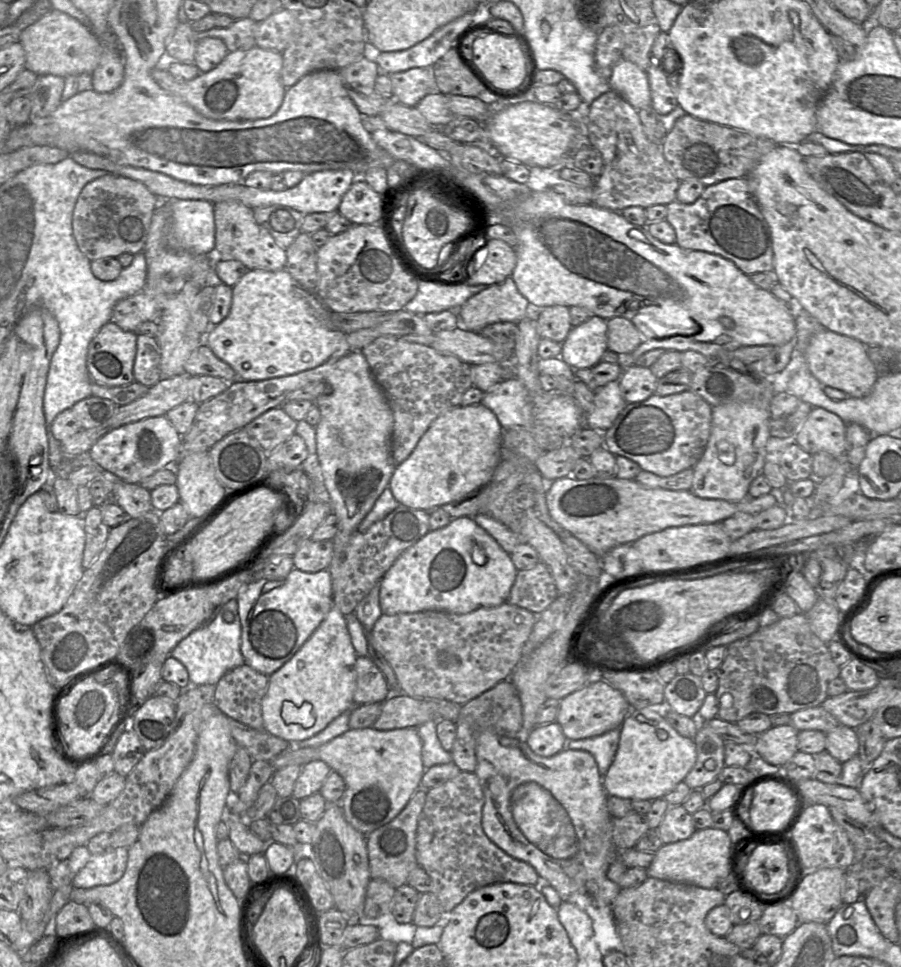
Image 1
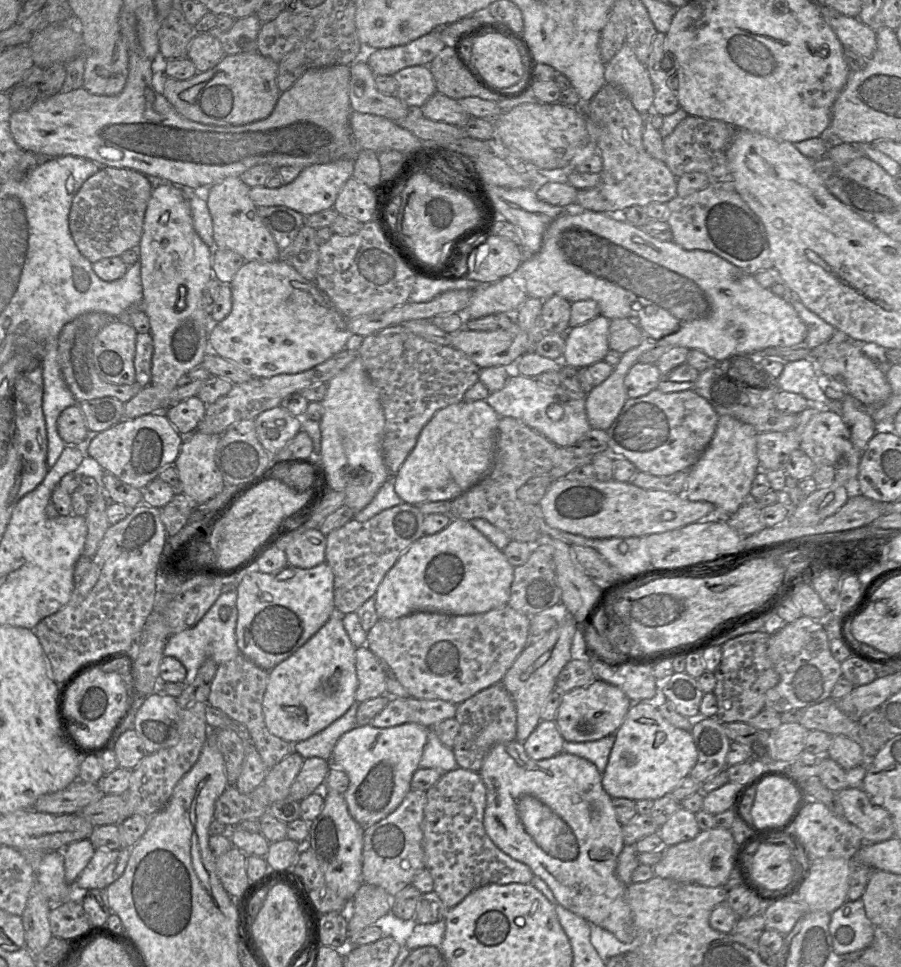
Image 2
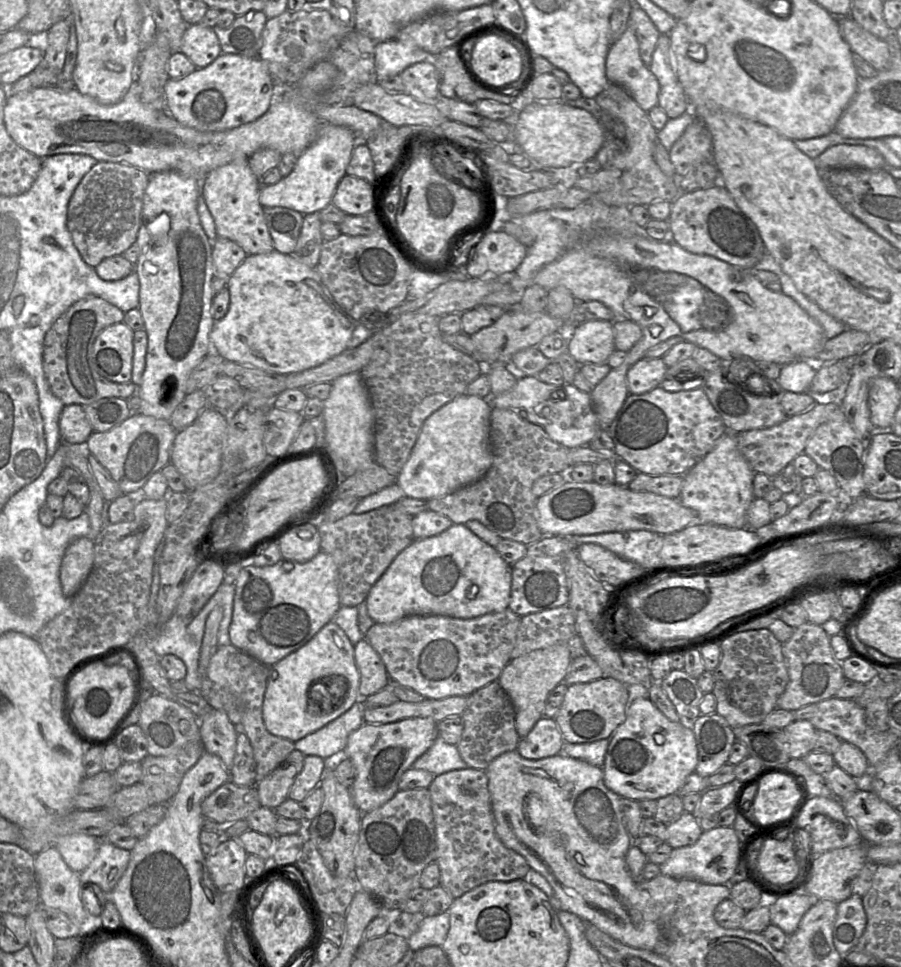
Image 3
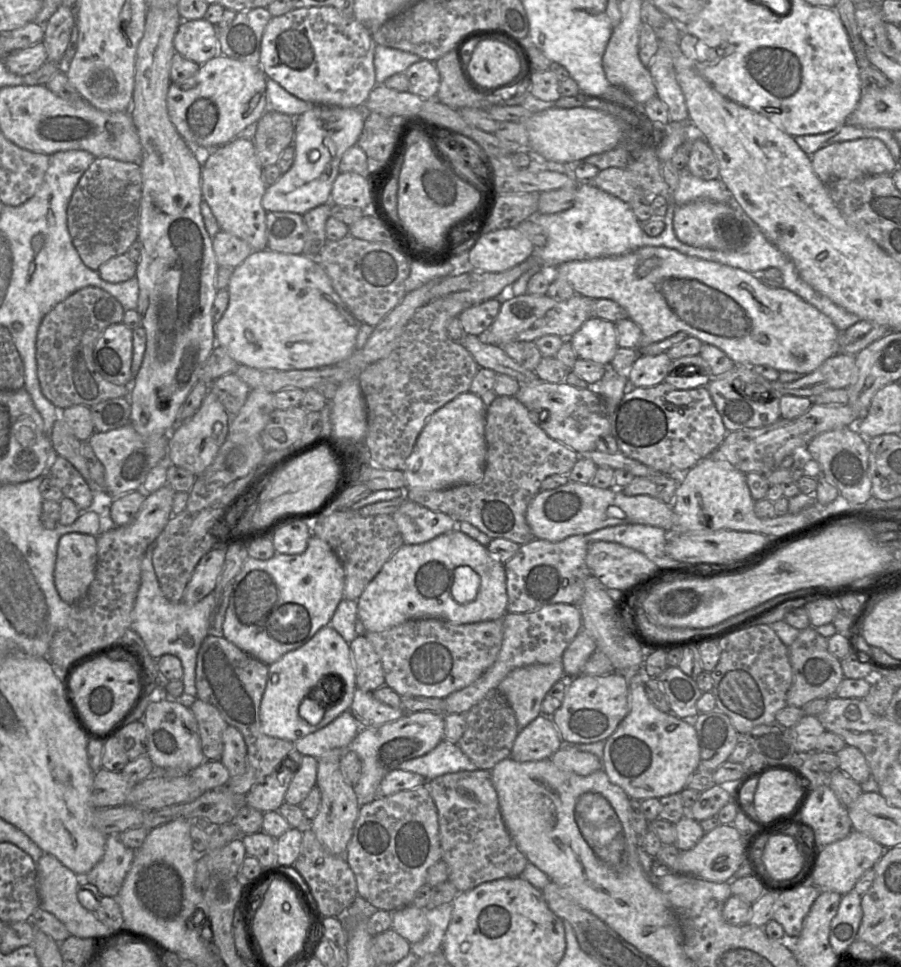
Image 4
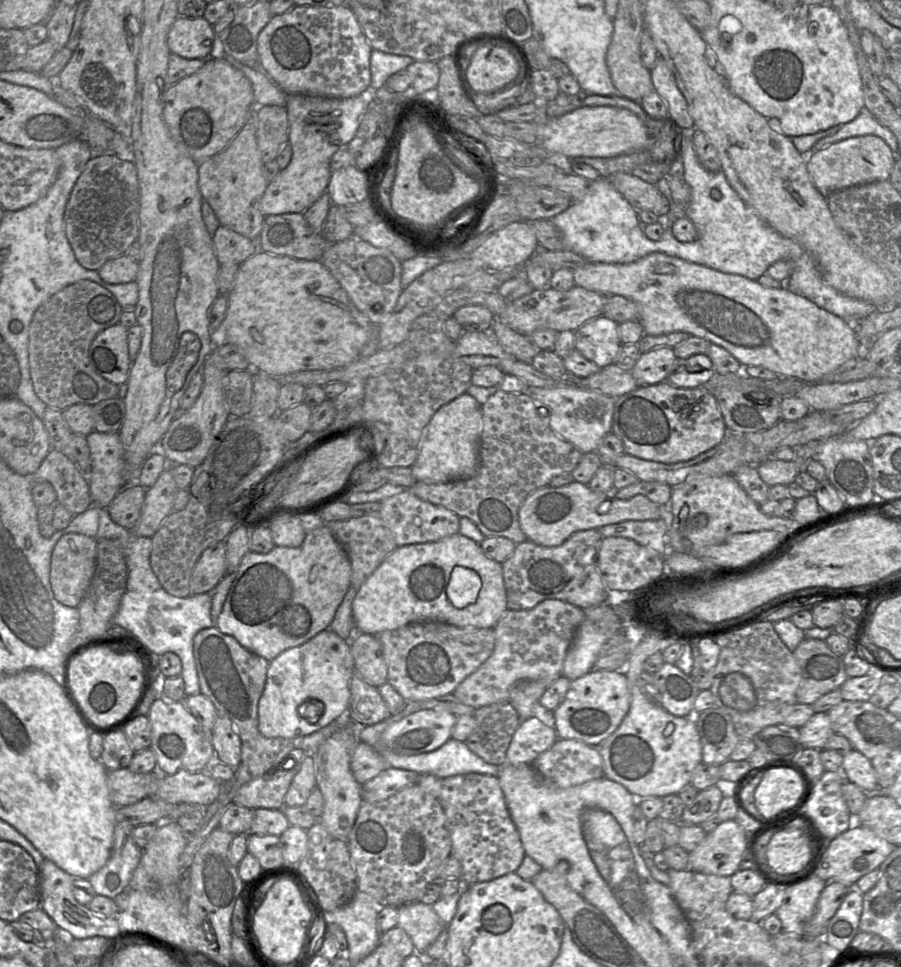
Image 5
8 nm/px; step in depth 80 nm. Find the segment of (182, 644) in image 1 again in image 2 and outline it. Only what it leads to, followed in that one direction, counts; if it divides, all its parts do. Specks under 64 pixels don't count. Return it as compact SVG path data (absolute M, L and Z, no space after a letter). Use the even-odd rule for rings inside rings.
M236 591L222 592L204 616L191 628L169 635L164 648L164 656L172 656L178 659L186 669L184 686L191 684L197 674L200 665L205 659L211 658L216 665L227 662L240 654L236 644L235 628L237 621ZM221 607L230 608L230 616L226 621L219 617Z

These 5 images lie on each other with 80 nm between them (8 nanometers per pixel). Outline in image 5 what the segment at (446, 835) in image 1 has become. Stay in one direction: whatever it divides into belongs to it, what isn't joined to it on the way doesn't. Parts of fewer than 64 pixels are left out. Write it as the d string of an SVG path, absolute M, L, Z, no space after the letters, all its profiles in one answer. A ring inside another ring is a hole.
M469 773L443 778L439 801L447 818L452 841L451 856L454 856L462 866L460 880L463 888L516 873L526 853L497 776Z

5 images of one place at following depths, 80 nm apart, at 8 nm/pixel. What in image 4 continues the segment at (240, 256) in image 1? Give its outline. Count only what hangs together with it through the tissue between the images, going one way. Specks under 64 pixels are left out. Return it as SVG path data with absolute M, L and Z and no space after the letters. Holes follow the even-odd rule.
M236 137L201 157L202 198L210 207L220 230L246 241L254 251L266 249L266 211L261 200L267 185L263 180L263 168L258 161L253 140Z

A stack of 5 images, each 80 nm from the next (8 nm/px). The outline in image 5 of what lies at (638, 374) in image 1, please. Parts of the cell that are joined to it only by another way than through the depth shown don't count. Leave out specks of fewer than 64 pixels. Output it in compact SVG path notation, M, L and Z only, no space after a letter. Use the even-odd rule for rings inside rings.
M660 347L641 353L631 373L640 386L667 381L675 369L677 356L671 347Z

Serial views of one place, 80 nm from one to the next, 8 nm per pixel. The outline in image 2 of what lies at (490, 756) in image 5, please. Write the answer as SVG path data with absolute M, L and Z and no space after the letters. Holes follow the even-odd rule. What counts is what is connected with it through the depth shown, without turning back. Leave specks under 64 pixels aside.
M502 682L483 689L458 704L455 718L460 725L460 730L452 749L460 768L479 772L493 747L517 740L515 702Z

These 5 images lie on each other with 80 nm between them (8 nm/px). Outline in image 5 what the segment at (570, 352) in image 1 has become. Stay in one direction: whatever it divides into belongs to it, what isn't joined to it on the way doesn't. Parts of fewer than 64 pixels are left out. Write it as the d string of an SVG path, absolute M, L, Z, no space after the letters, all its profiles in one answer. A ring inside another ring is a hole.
M603 315L575 331L575 349L600 368L615 364L621 346L619 324Z

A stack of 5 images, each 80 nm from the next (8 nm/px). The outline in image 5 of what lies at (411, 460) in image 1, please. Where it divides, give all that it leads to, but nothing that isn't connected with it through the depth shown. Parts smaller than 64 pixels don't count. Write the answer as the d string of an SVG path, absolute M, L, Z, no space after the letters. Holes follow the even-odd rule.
M464 393L440 407L422 431L419 452L411 466L418 482L447 483L475 476L479 470L479 447L482 433L481 405Z

